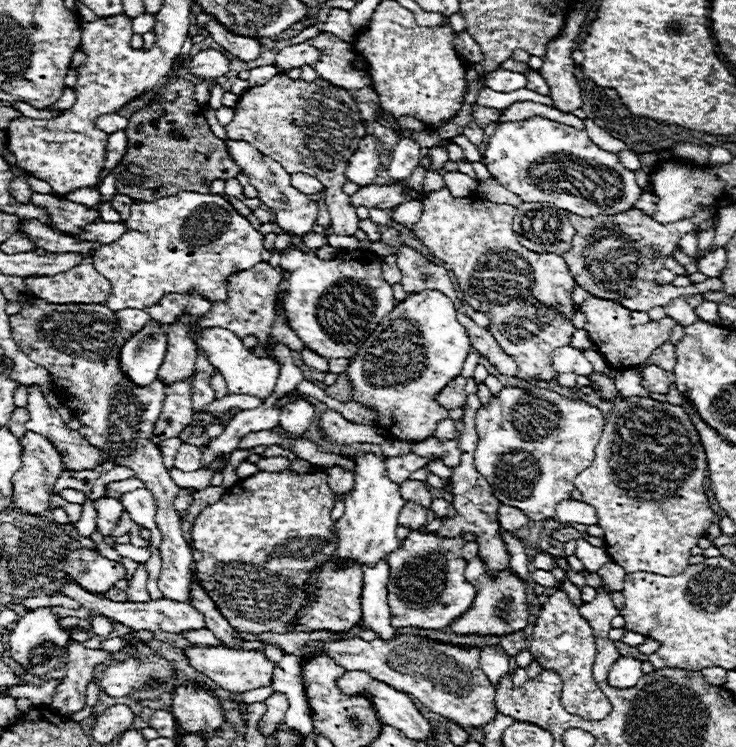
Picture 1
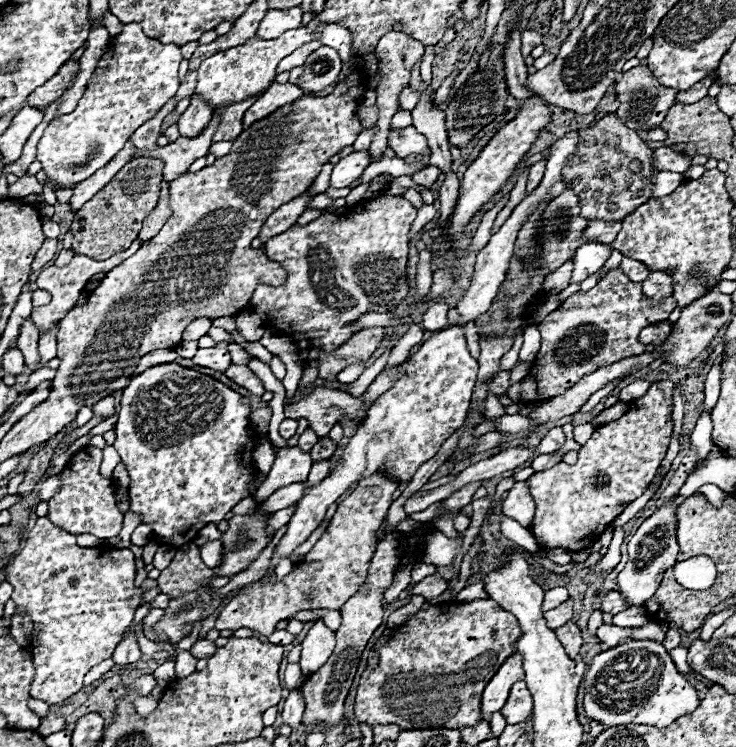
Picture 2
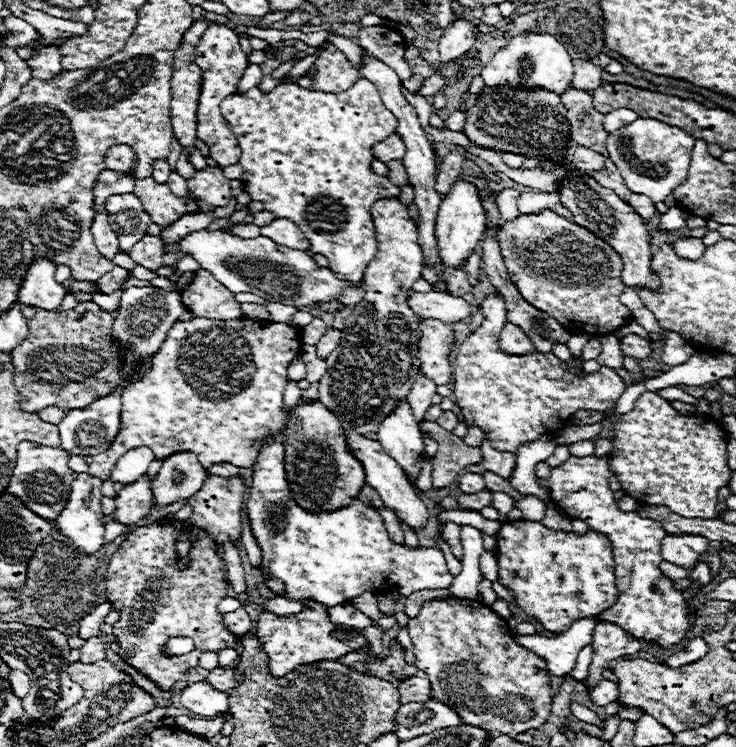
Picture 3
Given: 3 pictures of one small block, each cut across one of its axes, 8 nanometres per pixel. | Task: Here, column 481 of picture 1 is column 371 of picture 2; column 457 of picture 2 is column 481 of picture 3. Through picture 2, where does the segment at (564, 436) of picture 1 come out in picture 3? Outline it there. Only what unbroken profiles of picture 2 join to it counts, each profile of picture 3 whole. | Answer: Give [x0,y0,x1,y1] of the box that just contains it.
[454,294,626,454]

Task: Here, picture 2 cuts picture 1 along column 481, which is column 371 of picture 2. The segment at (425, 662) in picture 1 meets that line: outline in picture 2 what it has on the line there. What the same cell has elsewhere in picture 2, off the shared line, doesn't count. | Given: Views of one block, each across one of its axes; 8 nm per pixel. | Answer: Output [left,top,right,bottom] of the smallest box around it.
[354,600,522,730]

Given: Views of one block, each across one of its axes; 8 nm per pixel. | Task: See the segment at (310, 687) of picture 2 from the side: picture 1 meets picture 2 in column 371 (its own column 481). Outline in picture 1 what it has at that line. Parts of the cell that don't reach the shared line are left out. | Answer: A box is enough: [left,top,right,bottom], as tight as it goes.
[448,558,528,636]

